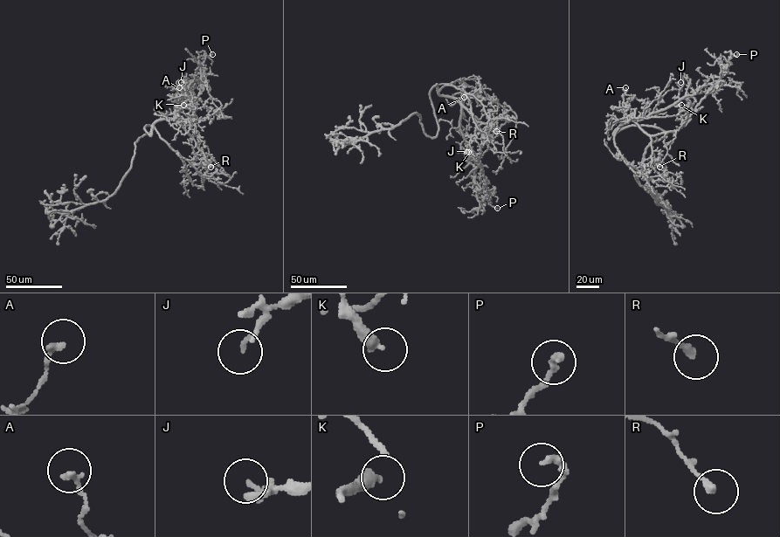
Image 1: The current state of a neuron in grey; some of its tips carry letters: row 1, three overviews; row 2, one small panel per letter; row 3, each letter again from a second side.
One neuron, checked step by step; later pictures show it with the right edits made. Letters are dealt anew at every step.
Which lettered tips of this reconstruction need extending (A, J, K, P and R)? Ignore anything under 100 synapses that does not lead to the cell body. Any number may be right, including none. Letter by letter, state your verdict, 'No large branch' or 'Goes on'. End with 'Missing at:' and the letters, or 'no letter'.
A: Goes on
J: No large branch
K: No large branch
P: No large branch
R: No large branch
Missing at: A

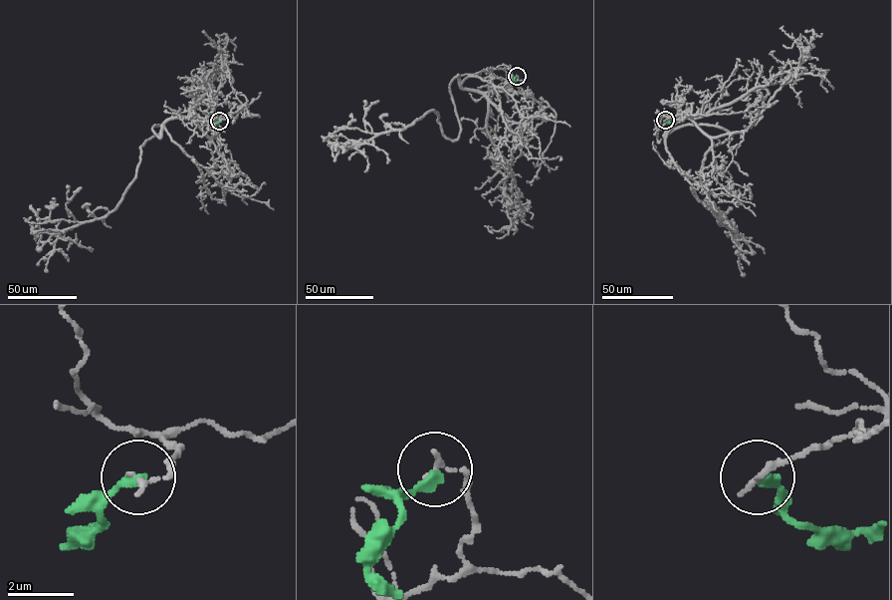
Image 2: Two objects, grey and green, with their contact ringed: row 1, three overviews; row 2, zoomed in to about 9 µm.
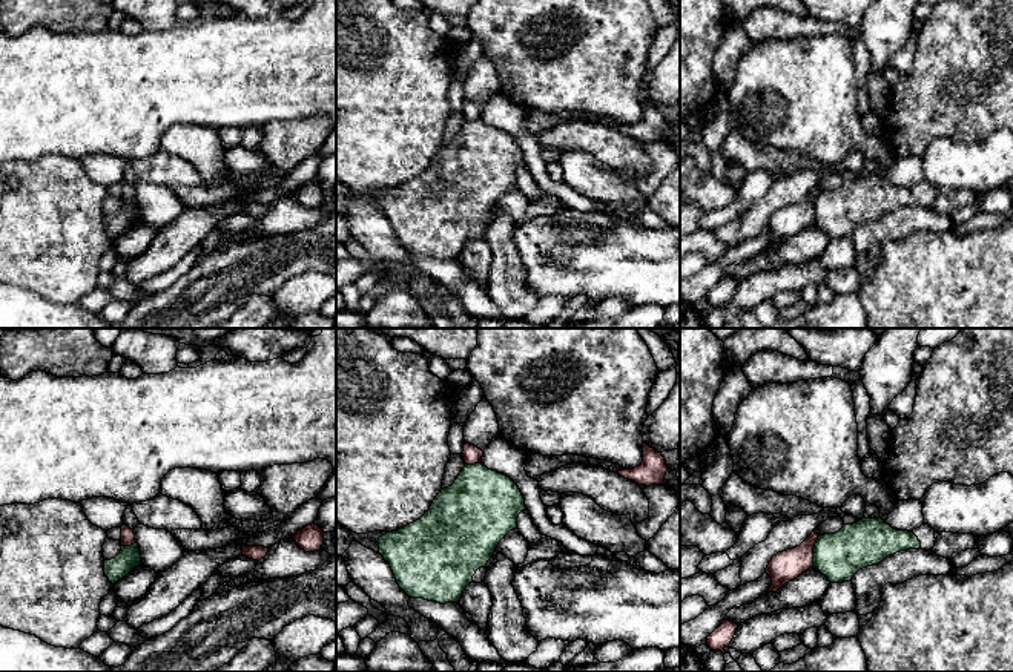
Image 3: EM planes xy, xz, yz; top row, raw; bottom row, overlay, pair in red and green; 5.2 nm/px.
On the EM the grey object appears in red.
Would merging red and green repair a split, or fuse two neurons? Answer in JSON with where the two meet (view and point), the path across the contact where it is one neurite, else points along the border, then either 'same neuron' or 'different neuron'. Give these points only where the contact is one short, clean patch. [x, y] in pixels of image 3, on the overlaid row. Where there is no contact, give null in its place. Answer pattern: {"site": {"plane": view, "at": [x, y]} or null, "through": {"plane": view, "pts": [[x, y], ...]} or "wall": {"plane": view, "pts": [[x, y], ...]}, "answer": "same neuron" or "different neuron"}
{"site": {"plane": "yz", "at": [812, 551]}, "wall": {"plane": "yz", "pts": [[818, 537], [814, 546], [812, 565]]}, "answer": "different neuron"}

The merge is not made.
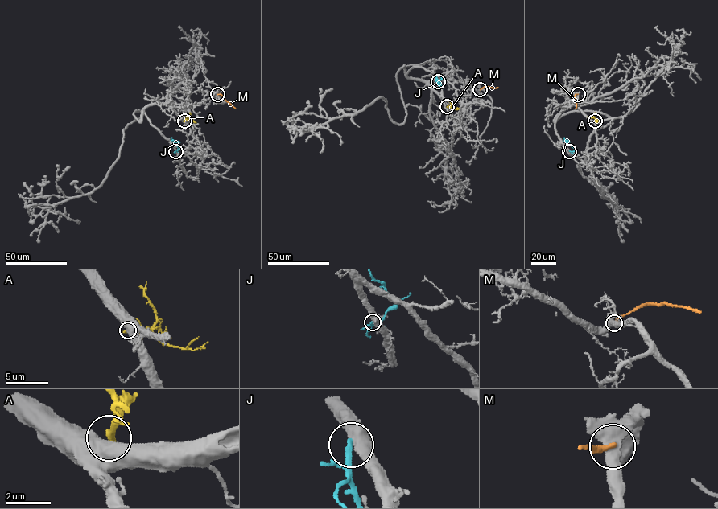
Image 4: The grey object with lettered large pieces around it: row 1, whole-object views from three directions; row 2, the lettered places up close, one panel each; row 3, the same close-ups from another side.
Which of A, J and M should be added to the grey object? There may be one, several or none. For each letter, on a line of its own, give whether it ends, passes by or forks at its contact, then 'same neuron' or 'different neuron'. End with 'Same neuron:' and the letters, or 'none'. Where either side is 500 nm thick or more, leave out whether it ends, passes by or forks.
A: different neuron
J: different neuron
M: different neuron
Same neuron: none

